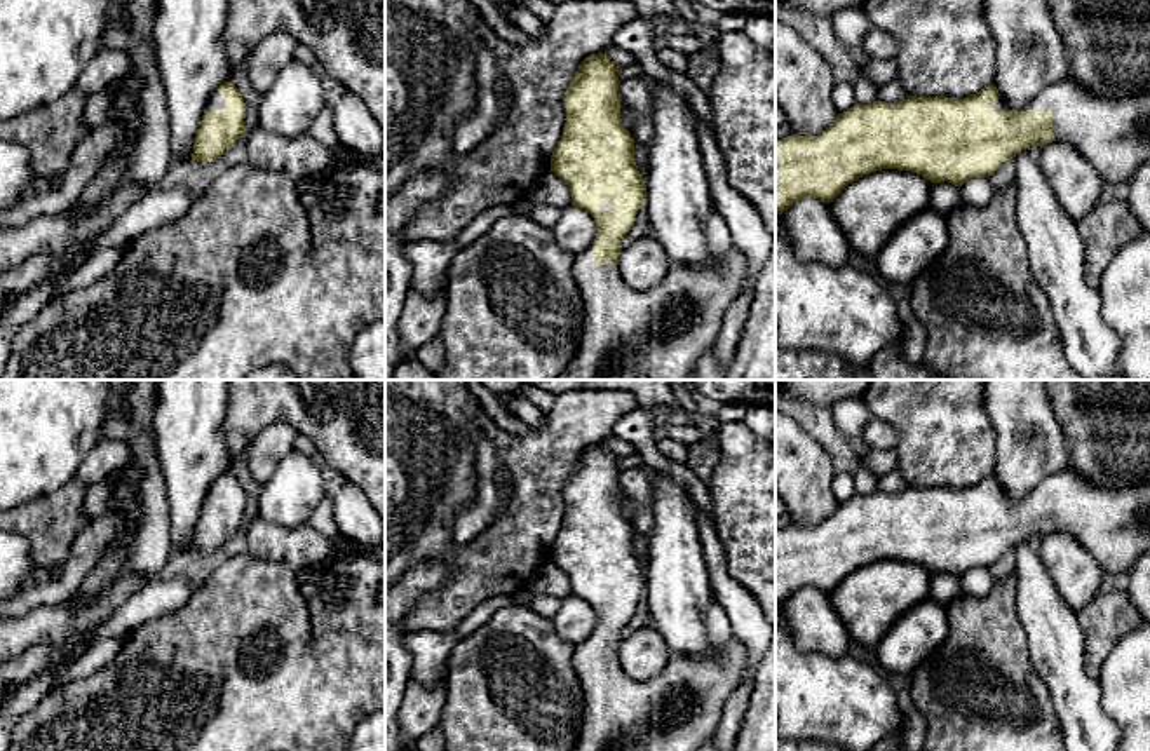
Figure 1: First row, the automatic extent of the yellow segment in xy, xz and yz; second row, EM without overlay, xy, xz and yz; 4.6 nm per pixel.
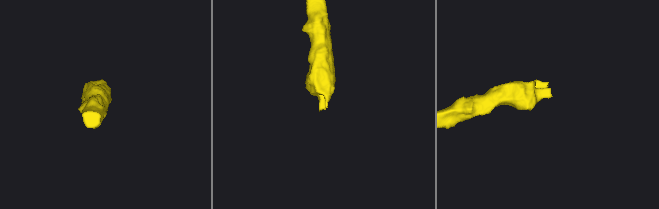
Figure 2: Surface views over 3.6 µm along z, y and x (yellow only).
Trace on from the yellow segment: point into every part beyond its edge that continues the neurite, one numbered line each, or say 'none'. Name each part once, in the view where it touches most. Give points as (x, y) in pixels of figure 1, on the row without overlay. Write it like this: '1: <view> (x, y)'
1: yz (1112, 525)

